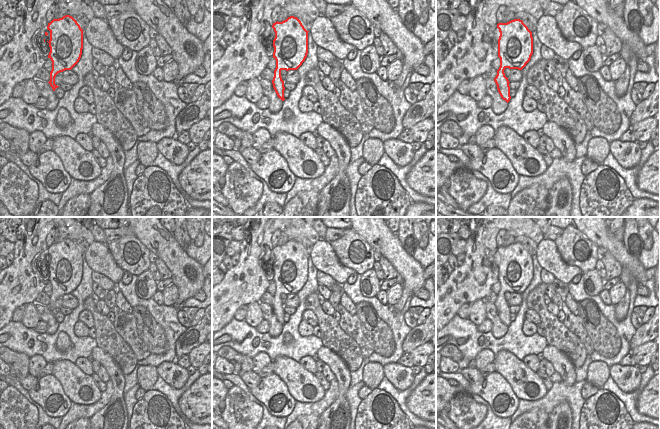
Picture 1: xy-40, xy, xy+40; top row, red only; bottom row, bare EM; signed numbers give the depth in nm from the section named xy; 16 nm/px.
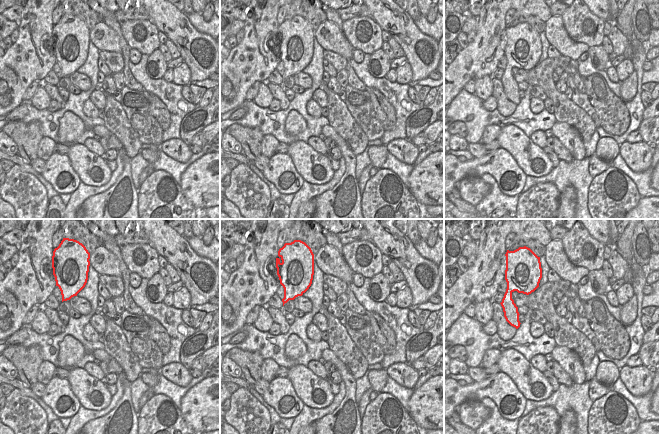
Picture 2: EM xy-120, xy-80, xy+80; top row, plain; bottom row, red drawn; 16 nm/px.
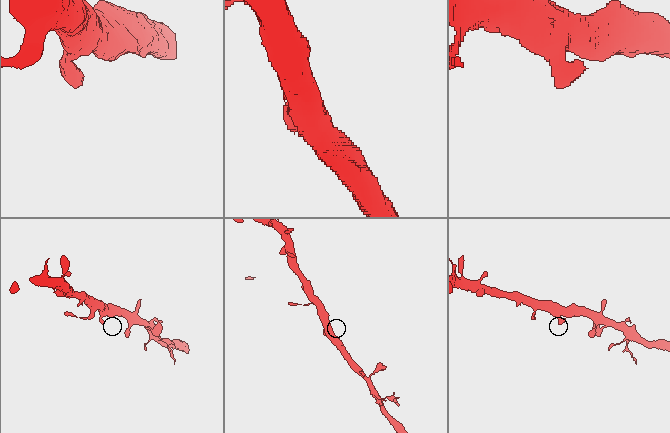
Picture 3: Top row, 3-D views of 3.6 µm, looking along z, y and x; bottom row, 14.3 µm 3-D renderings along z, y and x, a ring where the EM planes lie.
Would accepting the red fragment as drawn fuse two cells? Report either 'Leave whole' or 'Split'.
Leave whole.

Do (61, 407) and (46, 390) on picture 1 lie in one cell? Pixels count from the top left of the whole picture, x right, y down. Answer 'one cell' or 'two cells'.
one cell

